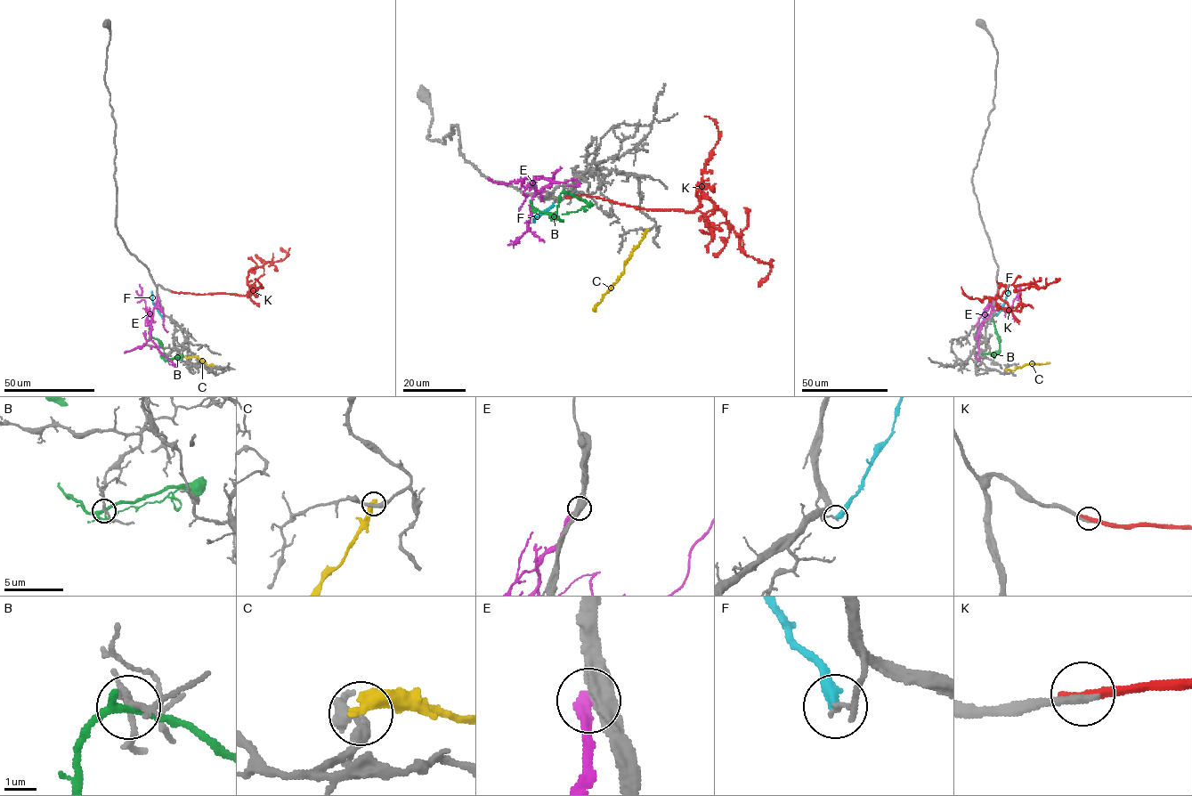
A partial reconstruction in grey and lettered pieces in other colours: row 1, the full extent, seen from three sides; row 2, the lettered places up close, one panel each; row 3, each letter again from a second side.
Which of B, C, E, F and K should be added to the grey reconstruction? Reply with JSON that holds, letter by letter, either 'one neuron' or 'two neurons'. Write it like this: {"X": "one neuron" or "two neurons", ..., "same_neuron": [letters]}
{"B": "two neurons", "C": "two neurons", "E": "two neurons", "F": "two neurons", "K": "two neurons", "same_neuron": []}

